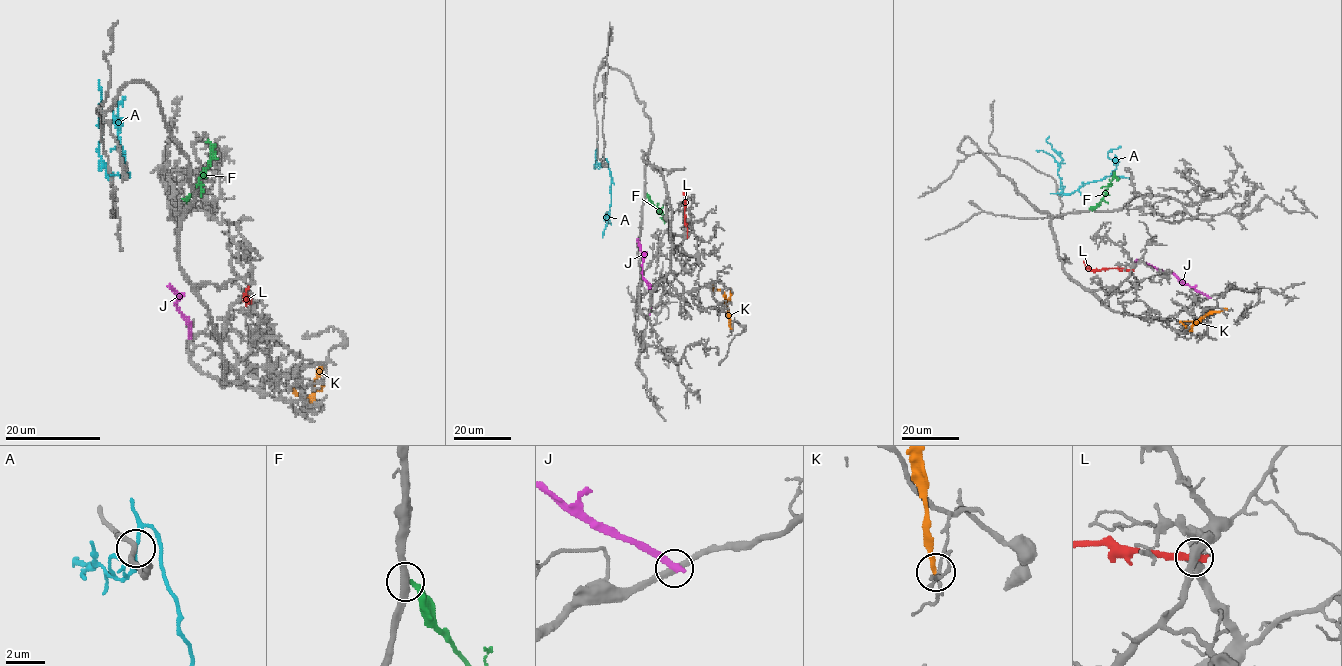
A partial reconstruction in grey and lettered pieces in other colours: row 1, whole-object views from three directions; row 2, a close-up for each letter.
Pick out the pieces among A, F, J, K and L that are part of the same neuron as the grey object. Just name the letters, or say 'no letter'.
F

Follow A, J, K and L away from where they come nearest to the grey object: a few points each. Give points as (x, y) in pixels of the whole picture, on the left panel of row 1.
A: (112, 175), (122, 176), (126, 171), (116, 103), (125, 97)
J: (189, 347), (189, 321), (179, 310), (177, 295), (168, 287)
K: (323, 366), (314, 382), (314, 396), (309, 400), (298, 396), (292, 386)
L: (251, 301), (246, 299), (246, 302), (245, 290), (248, 287)

